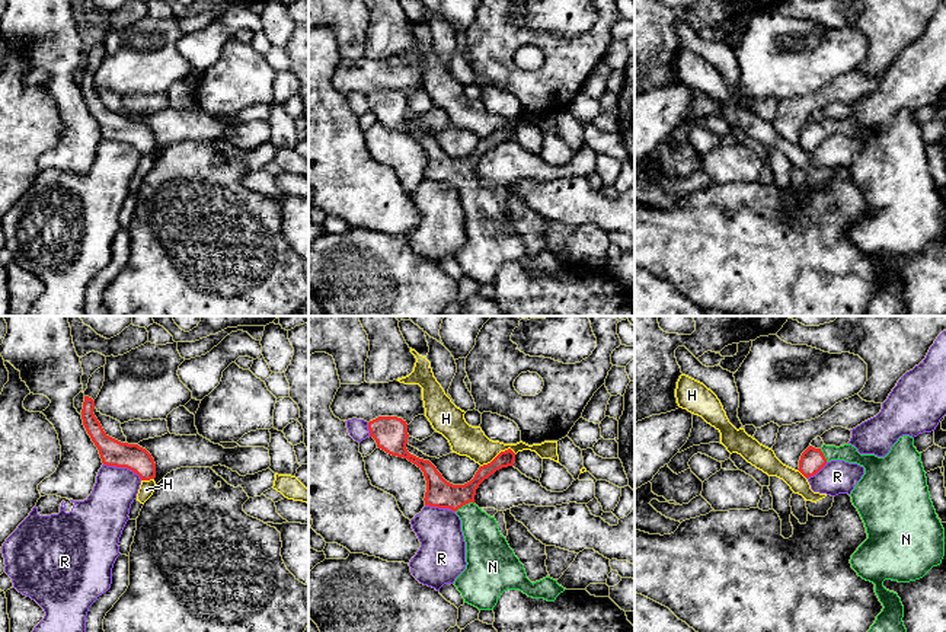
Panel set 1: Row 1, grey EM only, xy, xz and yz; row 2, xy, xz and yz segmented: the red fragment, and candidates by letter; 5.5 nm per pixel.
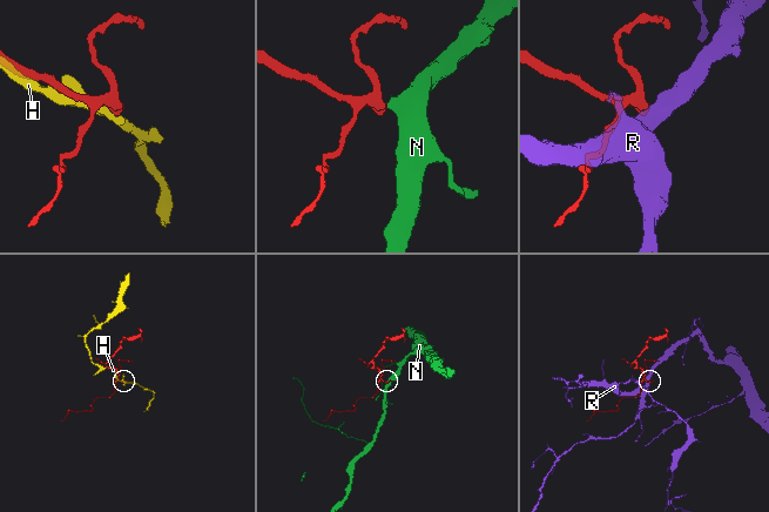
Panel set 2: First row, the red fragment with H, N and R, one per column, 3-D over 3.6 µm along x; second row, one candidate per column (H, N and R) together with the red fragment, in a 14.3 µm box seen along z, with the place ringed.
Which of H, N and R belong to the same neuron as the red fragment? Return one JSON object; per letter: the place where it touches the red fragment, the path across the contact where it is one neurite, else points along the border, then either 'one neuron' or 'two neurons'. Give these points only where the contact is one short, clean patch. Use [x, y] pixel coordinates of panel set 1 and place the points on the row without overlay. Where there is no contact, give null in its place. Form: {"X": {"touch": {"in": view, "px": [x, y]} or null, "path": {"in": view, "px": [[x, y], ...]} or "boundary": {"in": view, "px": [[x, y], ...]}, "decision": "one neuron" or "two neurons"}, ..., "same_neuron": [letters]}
{"H": {"touch": {"in": "xz", "px": [499, 127]}, "decision": "two neurons"}, "N": {"touch": {"in": "xz", "px": [464, 178]}, "path": {"in": "xz", "px": [[441, 168], [457, 171], [464, 178], [485, 217]]}, "decision": "one neuron"}, "R": {"touch": {"in": "xy", "px": [122, 140]}, "decision": "two neurons"}, "same_neuron": ["N"]}

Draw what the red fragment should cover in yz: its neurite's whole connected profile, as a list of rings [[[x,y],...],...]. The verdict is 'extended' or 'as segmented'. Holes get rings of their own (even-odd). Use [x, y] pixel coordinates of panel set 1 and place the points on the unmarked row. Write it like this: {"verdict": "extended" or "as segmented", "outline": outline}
{"verdict": "extended", "outline": [[[902,109],[885,131],[860,128],[851,118],[809,119],[800,130],[799,146],[805,151],[816,149],[828,135],[844,134],[864,141],[864,149],[851,165],[851,176],[857,182],[867,213],[851,229],[851,242],[866,255],[875,258],[875,266],[883,283],[867,304],[867,316],[904,316],[904,280],[897,266],[883,261],[885,253],[910,256],[923,252],[945,230],[945,202],[937,192],[930,173],[921,127],[914,121],[914,112]]]}

